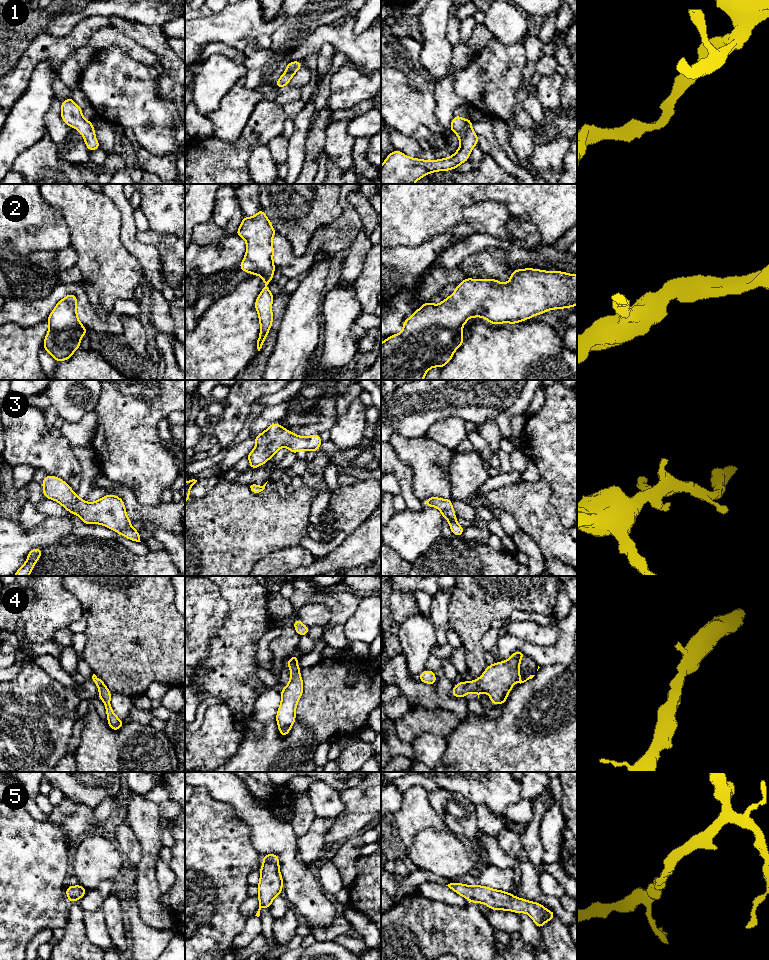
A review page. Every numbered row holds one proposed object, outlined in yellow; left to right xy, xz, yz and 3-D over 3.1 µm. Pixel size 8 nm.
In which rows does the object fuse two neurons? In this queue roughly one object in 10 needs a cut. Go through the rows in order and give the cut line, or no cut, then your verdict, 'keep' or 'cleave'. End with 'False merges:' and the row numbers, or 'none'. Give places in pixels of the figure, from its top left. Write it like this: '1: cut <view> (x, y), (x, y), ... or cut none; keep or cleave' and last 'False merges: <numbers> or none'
1: cut none; keep
2: cut none; keep
3: cut none; keep
4: cut none; keep
5: cut none; keep
False merges: none

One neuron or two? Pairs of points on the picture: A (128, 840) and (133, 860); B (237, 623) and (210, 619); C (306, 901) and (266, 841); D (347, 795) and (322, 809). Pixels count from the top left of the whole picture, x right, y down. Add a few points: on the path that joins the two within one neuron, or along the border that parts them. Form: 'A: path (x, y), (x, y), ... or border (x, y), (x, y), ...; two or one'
A: path (129, 845), (132, 855); one
B: border (223, 597), (228, 612), (223, 625), (210, 641); two
C: path (302, 884), (283, 850); one
D: border (340, 793), (344, 809), (334, 819); two

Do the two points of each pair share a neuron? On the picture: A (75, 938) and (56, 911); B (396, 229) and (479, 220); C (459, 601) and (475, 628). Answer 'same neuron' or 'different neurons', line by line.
A: different neurons
B: different neurons
C: same neuron

